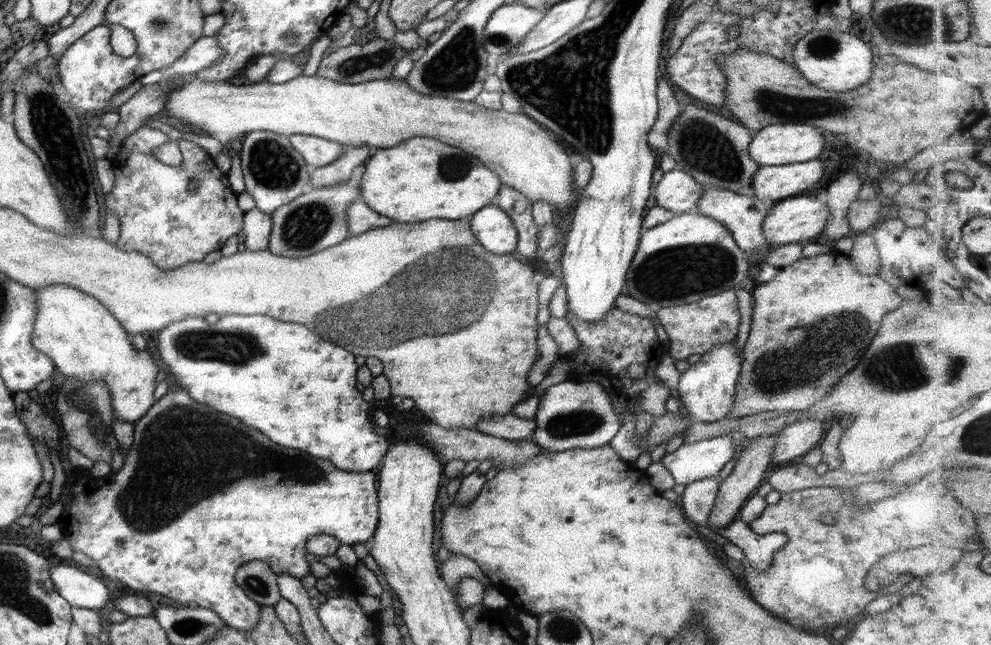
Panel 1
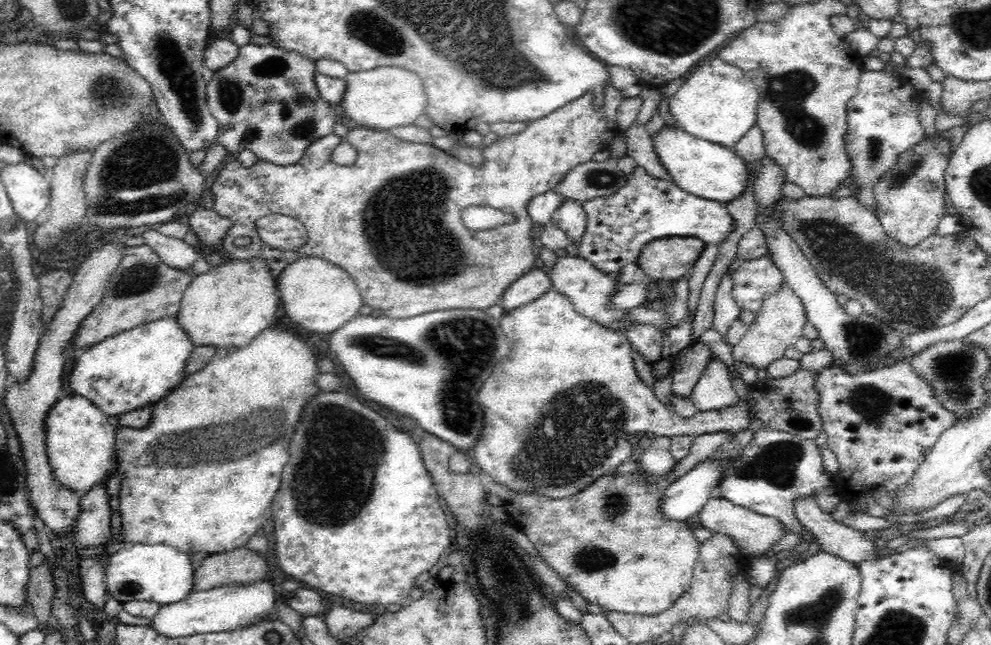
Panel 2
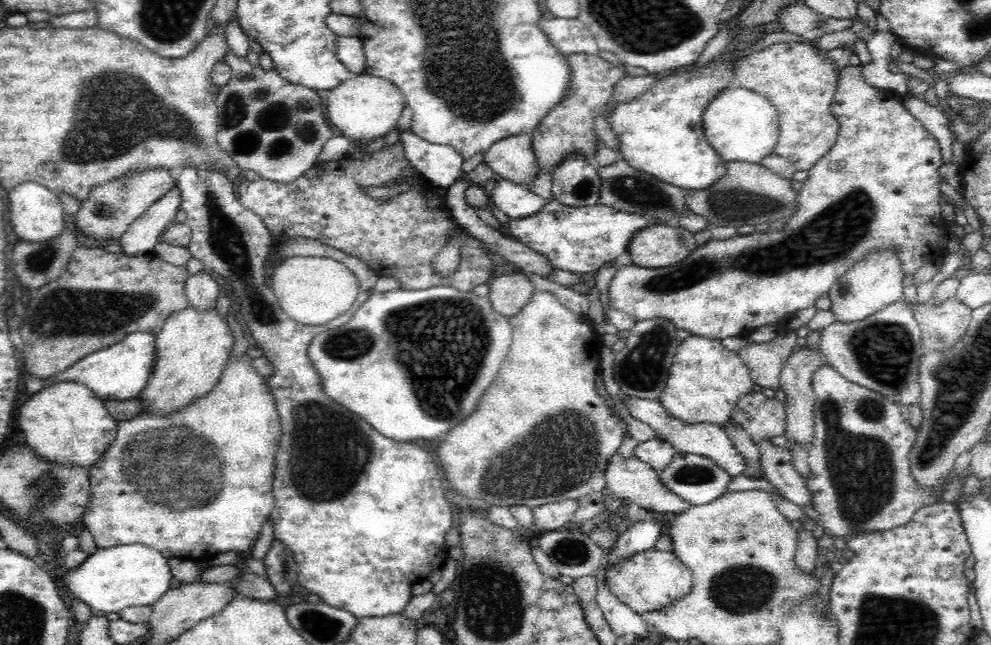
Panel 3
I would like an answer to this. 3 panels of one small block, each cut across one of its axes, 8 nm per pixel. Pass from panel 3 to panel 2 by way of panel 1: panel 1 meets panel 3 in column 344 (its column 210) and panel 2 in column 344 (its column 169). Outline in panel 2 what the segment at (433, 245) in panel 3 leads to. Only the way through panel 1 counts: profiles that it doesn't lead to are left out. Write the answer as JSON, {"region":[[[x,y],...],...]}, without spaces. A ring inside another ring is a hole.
{"region":[[[606,84],[606,86],[604,86],[603,93],[605,94],[607,101],[607,113],[599,114],[594,110],[594,107],[592,107],[592,98],[595,96],[595,91],[586,90],[586,93],[582,94],[580,98],[562,106],[562,108],[551,115],[528,123],[521,134],[507,138],[498,138],[489,148],[482,148],[482,155],[484,155],[484,159],[486,159],[484,166],[470,166],[456,158],[456,156],[452,156],[435,148],[432,143],[419,144],[403,142],[388,134],[387,131],[374,131],[364,127],[350,130],[350,133],[347,136],[348,142],[356,148],[357,152],[356,162],[352,164],[352,166],[338,166],[332,162],[332,151],[334,151],[338,145],[338,137],[334,136],[334,134],[314,142],[309,147],[309,150],[306,151],[302,160],[296,162],[294,166],[274,166],[269,162],[260,160],[260,162],[256,162],[252,167],[244,167],[240,166],[240,163],[237,160],[230,158],[227,160],[227,164],[224,168],[220,171],[213,186],[211,186],[212,192],[214,193],[213,210],[224,218],[230,218],[233,222],[230,230],[228,230],[228,234],[226,234],[226,238],[224,238],[224,250],[227,250],[228,254],[233,258],[238,258],[244,262],[256,260],[256,258],[257,260],[265,262],[268,274],[274,282],[277,282],[279,274],[284,270],[284,267],[288,266],[288,264],[296,258],[323,258],[324,260],[330,261],[336,264],[336,266],[343,268],[354,279],[356,286],[360,289],[364,303],[373,306],[373,308],[380,308],[381,312],[390,318],[410,318],[419,314],[424,314],[425,312],[430,312],[431,310],[451,308],[487,310],[493,304],[500,303],[501,294],[510,284],[512,284],[512,282],[533,269],[534,243],[530,234],[530,227],[533,225],[533,222],[530,221],[530,217],[528,217],[528,212],[526,211],[528,206],[527,202],[537,194],[542,194],[547,190],[551,190],[552,187],[557,185],[557,182],[560,182],[560,179],[563,178],[564,174],[569,170],[572,170],[575,166],[592,161],[596,152],[604,151],[612,147],[613,141],[618,137],[619,130],[616,123],[618,118],[616,116],[618,116],[618,109],[622,105],[625,97],[620,90],[616,89],[616,86],[611,86],[611,84]],[[470,206],[489,207],[490,209],[504,212],[506,215],[511,216],[512,220],[508,223],[502,223],[498,226],[489,228],[488,230],[473,231],[466,228],[461,221],[462,210]],[[270,214],[282,214],[302,222],[306,229],[308,229],[308,237],[310,237],[308,244],[302,246],[297,252],[291,253],[270,248],[267,244],[261,242],[258,229],[256,229],[256,221]]]}

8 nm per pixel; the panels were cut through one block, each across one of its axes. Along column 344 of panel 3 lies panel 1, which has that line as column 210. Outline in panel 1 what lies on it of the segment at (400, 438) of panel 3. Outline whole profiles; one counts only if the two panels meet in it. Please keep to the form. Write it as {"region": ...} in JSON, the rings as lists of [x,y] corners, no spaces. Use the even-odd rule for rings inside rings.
{"region":[[[226,314],[214,318],[203,317],[183,317],[182,319],[170,322],[157,333],[157,352],[159,352],[159,360],[167,366],[169,374],[174,376],[175,384],[179,384],[182,389],[187,392],[188,397],[199,404],[205,404],[217,412],[223,412],[227,416],[237,418],[241,424],[255,428],[257,432],[265,434],[271,442],[283,446],[283,448],[293,448],[293,450],[305,450],[307,454],[311,454],[315,458],[325,458],[337,468],[345,472],[367,472],[371,471],[379,464],[386,453],[389,445],[389,439],[385,438],[374,431],[374,425],[367,419],[367,410],[369,404],[363,400],[361,394],[357,392],[360,388],[357,380],[355,380],[355,365],[354,355],[350,354],[344,347],[333,346],[329,342],[319,340],[314,331],[307,330],[306,326],[294,322],[281,322],[271,318],[270,316],[252,314]]]}

